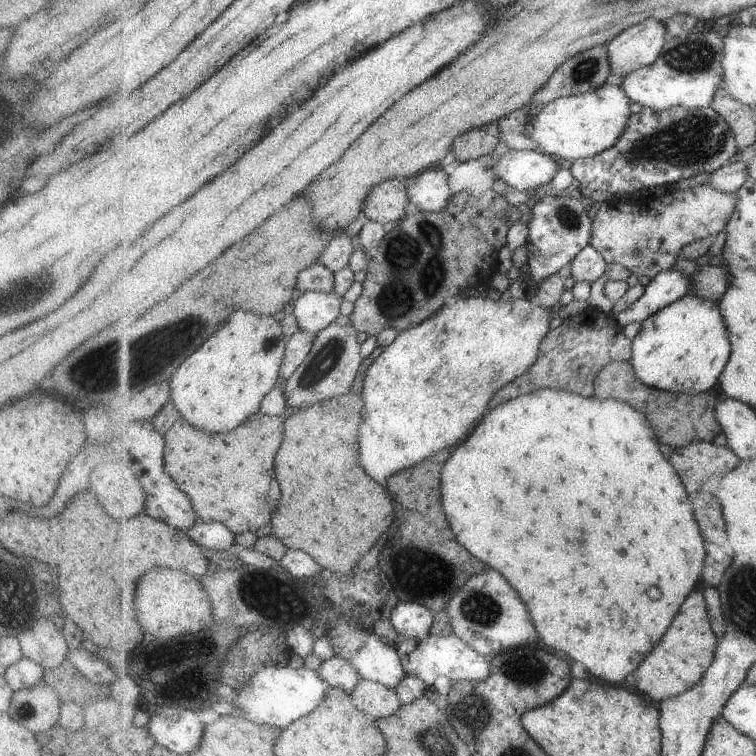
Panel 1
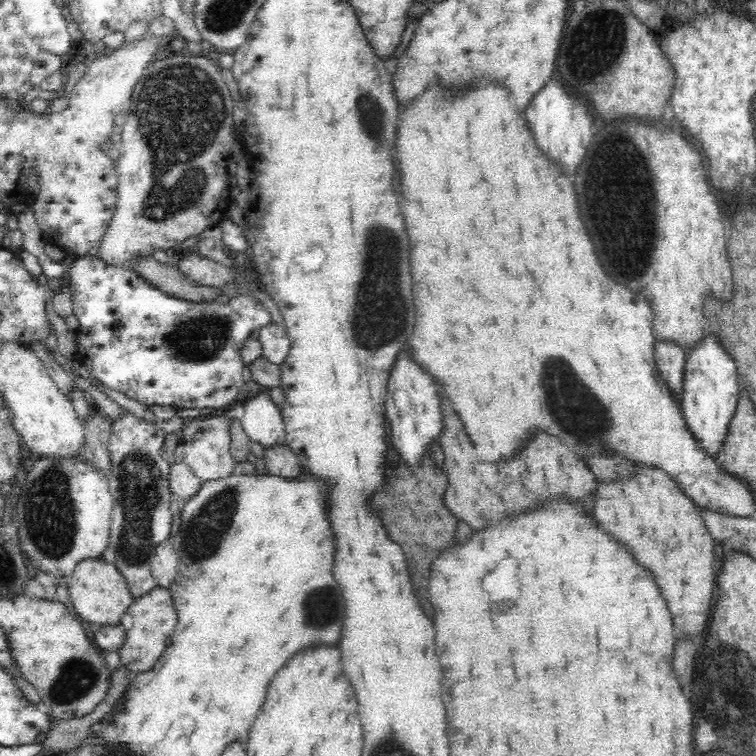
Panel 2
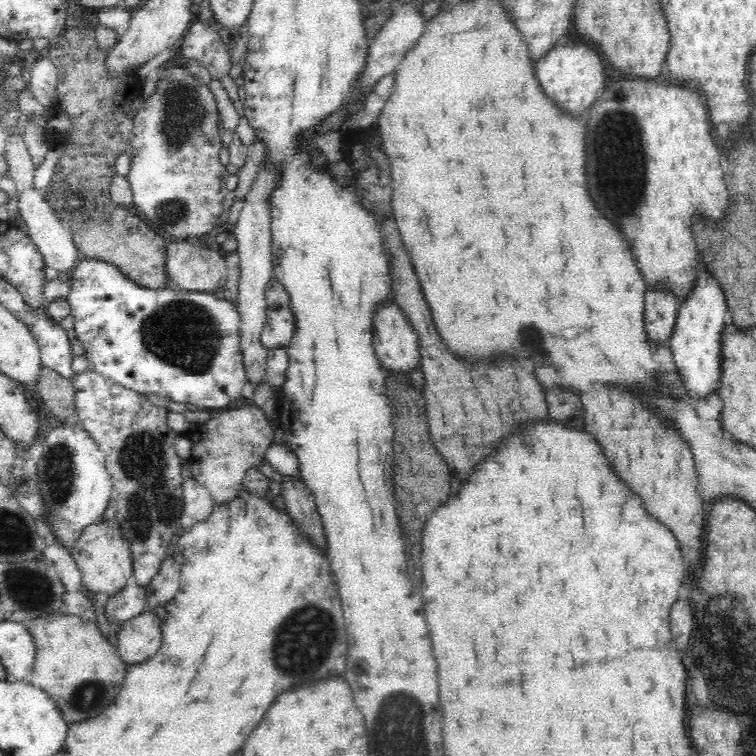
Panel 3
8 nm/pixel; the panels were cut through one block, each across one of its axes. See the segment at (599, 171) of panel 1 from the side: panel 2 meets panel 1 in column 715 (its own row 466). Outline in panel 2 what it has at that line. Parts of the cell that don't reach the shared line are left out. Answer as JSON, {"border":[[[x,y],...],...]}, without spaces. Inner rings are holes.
{"border":[[[129,410],[124,416],[110,420],[110,470],[107,477],[109,492],[114,497],[114,508],[111,512],[109,542],[115,552],[115,565],[126,579],[132,596],[137,599],[157,587],[150,570],[151,559],[154,558],[156,547],[170,538],[172,528],[169,488],[171,465],[162,456],[168,434]]]}

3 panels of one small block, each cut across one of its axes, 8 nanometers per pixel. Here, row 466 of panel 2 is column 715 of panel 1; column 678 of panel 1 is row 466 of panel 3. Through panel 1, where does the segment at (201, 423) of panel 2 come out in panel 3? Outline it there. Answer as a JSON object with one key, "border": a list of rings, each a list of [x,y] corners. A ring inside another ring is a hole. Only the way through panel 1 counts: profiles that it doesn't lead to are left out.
{"border":[[[254,402],[217,413],[204,425],[193,427],[187,435],[192,441],[192,478],[208,490],[215,504],[228,504],[242,494],[243,478],[248,470],[266,460],[266,452],[275,442],[271,424]]]}

